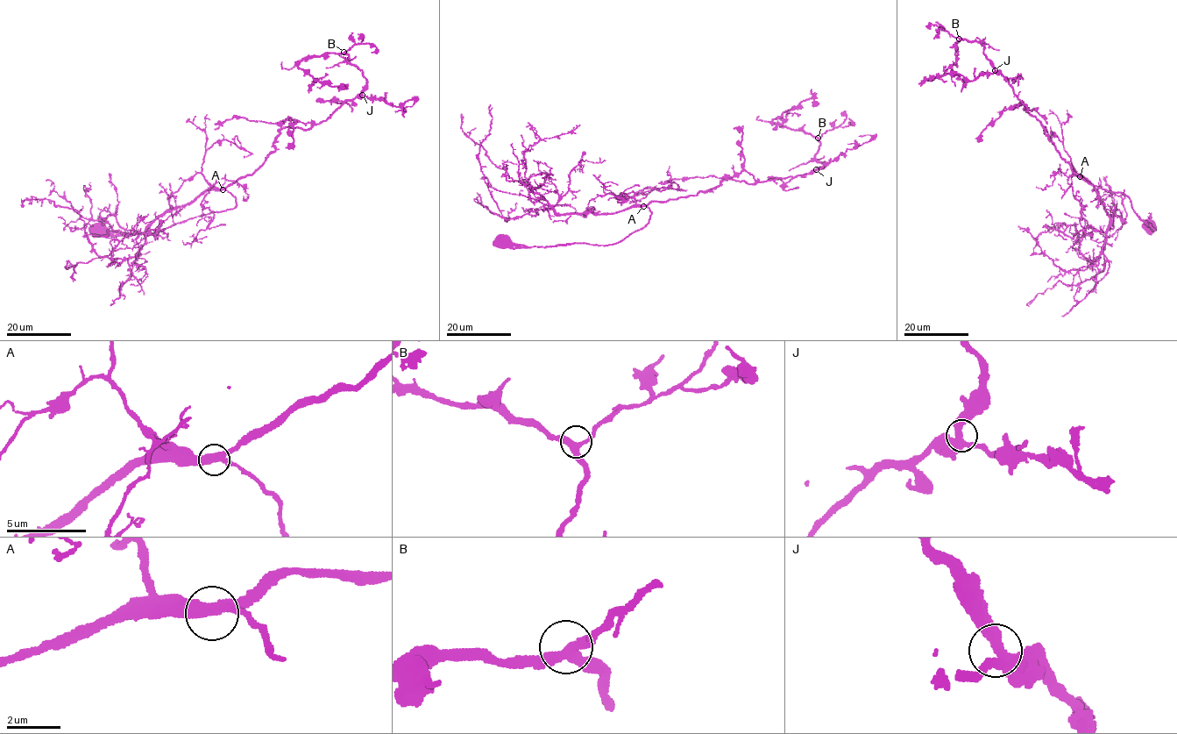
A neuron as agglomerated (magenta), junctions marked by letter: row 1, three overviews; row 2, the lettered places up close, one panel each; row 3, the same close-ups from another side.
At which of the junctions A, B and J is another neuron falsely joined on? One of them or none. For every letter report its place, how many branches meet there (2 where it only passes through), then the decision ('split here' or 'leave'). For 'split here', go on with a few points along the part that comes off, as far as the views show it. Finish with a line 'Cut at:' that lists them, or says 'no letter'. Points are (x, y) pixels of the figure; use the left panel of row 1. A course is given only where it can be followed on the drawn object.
A: at (223, 189); 3 branches meet; leave
B: at (343, 52); 3 branches meet; leave
J: at (362, 95); 3 branches meet; leave
Cut at: no letter

